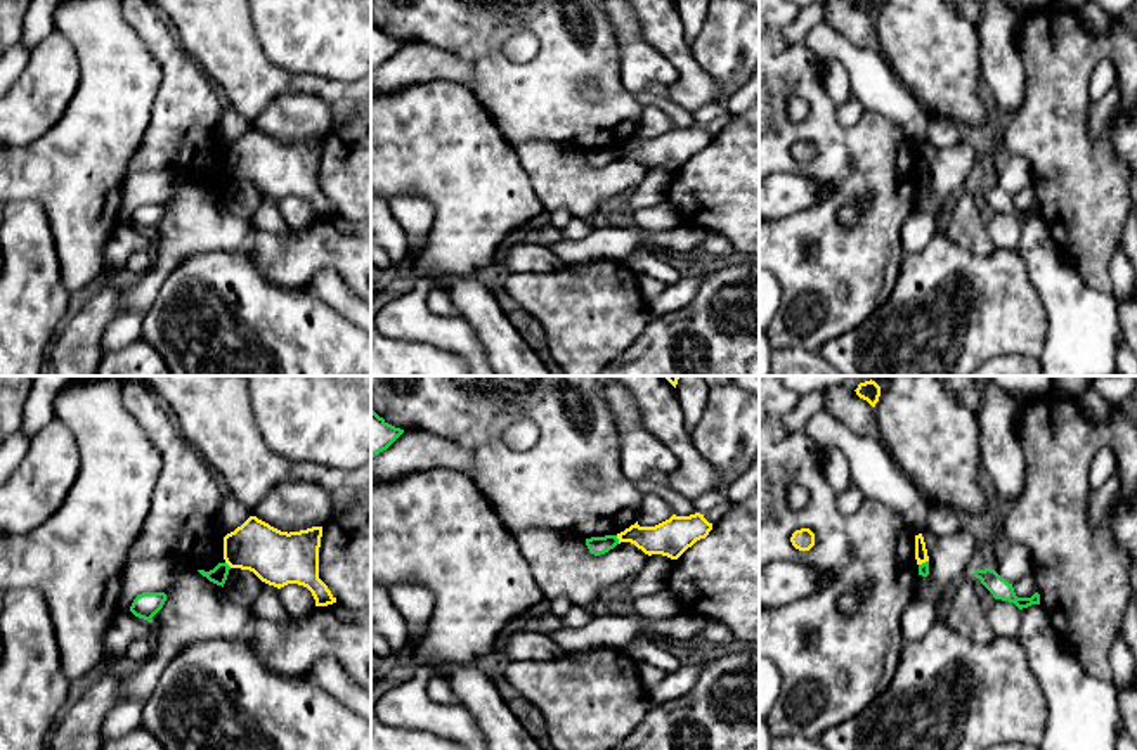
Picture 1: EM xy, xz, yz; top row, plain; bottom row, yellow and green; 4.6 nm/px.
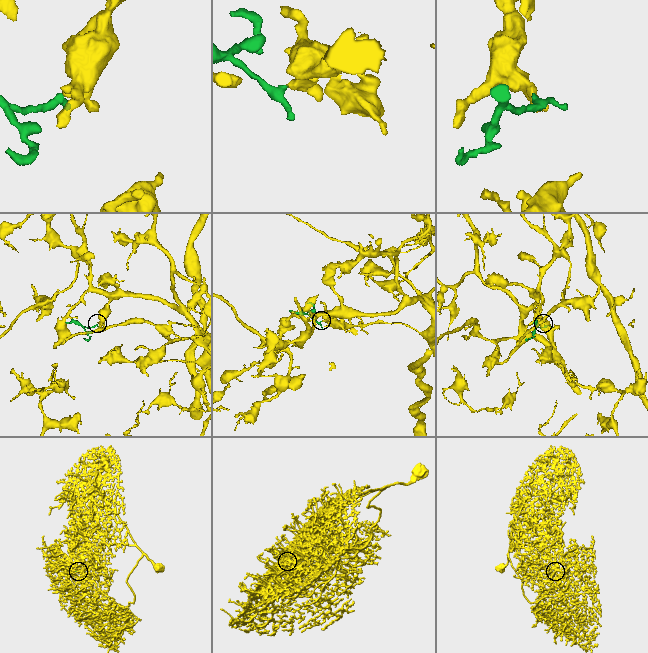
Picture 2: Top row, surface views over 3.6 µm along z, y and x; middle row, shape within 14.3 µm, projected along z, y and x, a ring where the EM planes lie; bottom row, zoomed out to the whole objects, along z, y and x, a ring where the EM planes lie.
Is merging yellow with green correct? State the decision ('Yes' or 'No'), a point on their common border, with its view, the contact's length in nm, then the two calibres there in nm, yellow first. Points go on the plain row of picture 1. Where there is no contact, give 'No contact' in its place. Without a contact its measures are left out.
No. Touches yellow at xz (617, 149). Shared border 40 nm. Thickness 170 nm (yellow) against 90 nm

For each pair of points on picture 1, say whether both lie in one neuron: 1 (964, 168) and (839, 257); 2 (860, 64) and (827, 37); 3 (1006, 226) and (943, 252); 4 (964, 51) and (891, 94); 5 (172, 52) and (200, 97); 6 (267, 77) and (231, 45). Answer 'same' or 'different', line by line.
1: different
2: same
3: different
4: different
5: same
6: same

